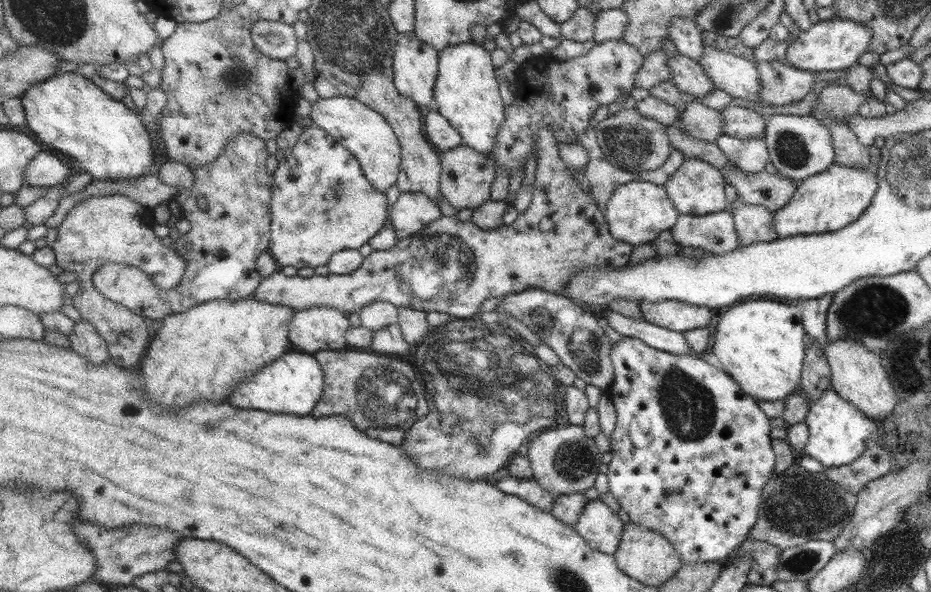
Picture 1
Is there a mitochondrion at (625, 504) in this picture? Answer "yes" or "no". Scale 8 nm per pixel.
no

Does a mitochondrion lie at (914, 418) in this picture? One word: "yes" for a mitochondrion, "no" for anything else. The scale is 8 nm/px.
no

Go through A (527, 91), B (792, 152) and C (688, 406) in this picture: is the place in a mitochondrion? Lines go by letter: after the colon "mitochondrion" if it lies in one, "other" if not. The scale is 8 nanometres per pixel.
A: other
B: mitochondrion
C: mitochondrion

